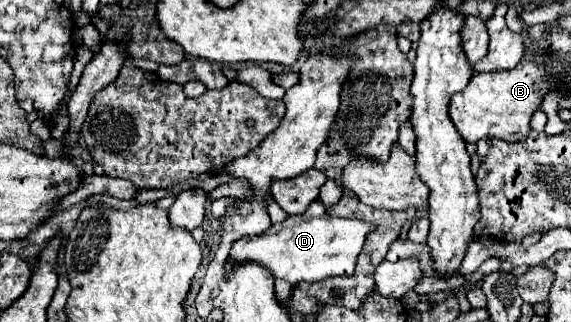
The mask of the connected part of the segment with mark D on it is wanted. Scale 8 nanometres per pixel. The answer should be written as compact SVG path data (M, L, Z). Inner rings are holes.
M313 200L307 212L297 216L287 216L281 224L273 224L269 230L245 236L237 240L231 248L229 262L225 264L225 272L231 274L239 264L257 262L265 266L273 278L281 278L289 284L299 282L319 282L331 276L351 276L355 270L357 256L363 248L365 236L375 226L371 222L357 219L333 219L323 208L319 200Z

